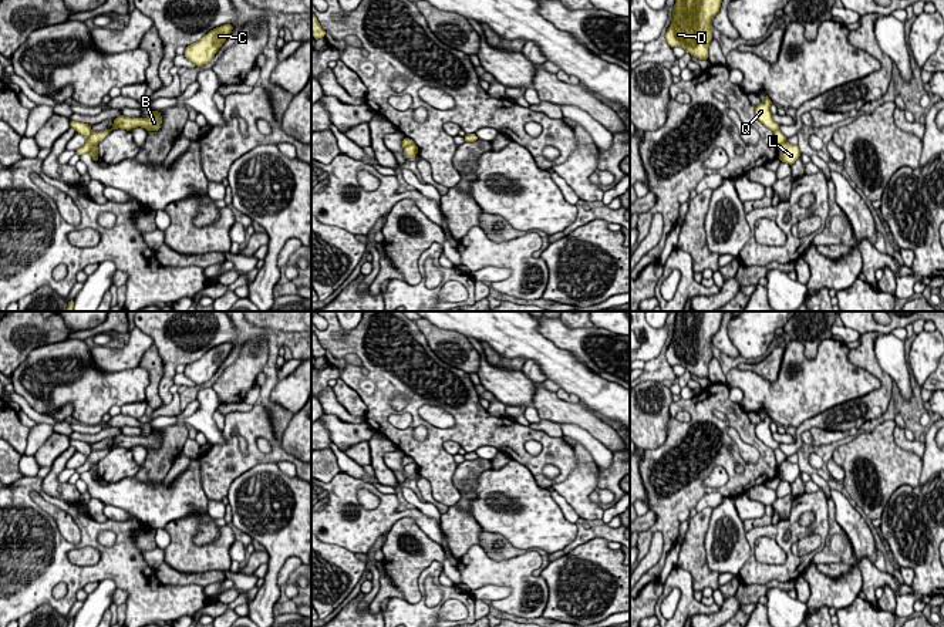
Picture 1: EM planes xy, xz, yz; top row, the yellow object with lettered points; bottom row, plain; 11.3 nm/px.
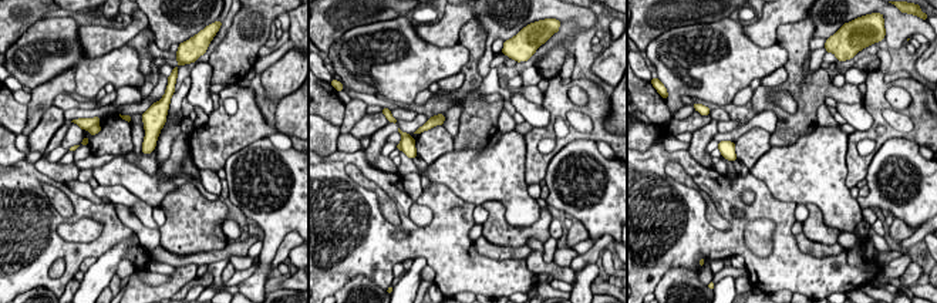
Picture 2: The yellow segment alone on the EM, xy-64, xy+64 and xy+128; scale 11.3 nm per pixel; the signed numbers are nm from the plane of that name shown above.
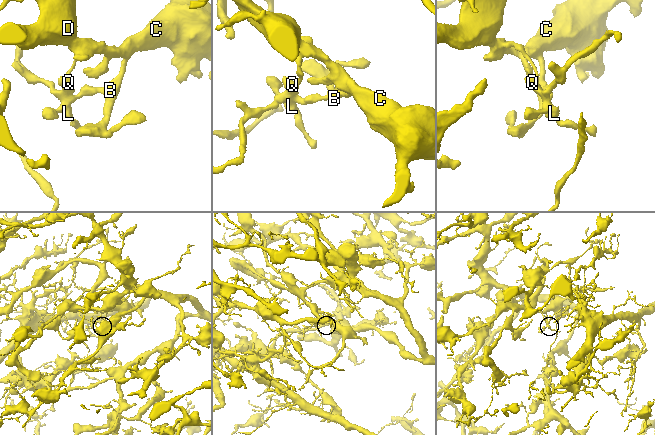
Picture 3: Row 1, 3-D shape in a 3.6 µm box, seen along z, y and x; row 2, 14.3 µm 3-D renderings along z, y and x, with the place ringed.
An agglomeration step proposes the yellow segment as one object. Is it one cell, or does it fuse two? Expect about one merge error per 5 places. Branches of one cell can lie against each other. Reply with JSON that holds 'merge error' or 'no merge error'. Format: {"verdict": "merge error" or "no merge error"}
{"verdict": "merge error"}

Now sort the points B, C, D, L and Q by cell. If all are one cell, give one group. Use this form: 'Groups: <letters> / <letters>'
Groups: B C D / L Q

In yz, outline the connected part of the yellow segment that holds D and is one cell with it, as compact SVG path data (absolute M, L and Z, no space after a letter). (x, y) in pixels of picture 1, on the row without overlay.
M677 311L672 340L665 357L670 365L682 365L699 378L708 378L712 337L719 330L724 311Z

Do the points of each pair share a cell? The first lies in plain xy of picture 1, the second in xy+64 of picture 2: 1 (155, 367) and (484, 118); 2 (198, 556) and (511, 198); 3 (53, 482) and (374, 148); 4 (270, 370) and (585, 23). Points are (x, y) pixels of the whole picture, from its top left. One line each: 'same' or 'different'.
1: same
2: different
3: same
4: different

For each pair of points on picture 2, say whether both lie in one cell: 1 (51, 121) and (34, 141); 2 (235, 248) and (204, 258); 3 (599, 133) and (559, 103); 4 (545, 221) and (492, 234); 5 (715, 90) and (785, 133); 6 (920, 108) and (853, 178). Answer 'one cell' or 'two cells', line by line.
1: one cell
2: one cell
3: one cell
4: one cell
5: two cells
6: one cell

